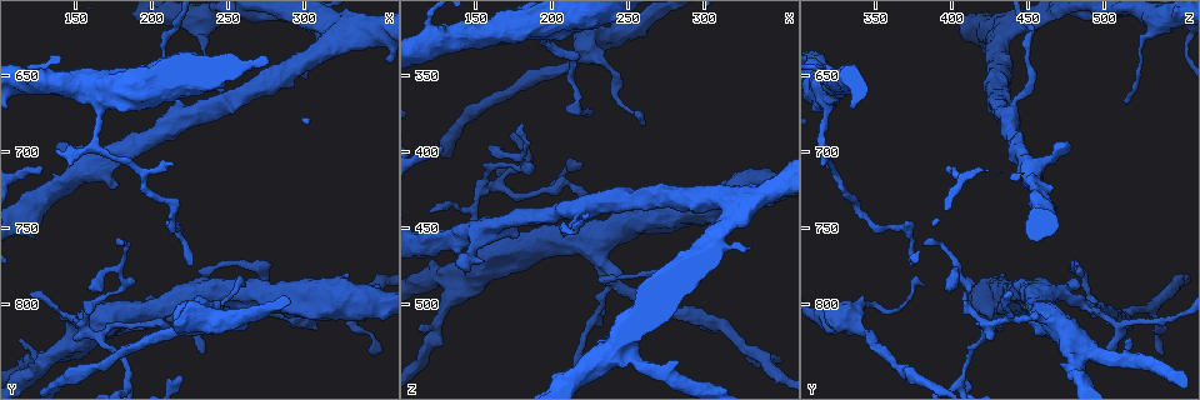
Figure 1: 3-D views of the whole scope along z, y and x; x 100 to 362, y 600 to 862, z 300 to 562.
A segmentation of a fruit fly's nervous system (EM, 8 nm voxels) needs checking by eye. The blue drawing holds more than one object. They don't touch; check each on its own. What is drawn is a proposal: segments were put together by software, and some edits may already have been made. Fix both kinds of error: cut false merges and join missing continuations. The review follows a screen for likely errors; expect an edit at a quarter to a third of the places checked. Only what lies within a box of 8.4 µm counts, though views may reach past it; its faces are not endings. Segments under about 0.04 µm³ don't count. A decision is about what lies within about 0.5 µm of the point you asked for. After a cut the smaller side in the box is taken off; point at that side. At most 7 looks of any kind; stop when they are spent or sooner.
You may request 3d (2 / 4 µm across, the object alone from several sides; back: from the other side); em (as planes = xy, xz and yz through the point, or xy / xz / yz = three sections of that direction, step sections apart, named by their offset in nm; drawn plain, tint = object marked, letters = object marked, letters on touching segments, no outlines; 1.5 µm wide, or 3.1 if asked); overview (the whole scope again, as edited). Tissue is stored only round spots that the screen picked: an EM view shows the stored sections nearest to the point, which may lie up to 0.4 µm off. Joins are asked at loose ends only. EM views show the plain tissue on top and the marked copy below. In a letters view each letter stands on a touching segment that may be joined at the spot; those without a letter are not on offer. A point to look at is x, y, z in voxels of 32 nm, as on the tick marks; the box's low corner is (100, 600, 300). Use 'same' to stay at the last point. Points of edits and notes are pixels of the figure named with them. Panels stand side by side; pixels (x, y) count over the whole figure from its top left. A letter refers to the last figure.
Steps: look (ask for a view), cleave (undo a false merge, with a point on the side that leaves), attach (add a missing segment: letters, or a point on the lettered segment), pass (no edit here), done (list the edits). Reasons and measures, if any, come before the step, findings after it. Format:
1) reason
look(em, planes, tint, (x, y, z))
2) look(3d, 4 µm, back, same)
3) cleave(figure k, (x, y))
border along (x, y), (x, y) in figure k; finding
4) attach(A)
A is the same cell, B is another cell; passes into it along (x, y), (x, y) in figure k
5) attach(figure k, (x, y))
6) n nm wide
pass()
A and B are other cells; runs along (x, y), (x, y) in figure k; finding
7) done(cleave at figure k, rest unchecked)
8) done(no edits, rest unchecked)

thin end
look(3d, 2 µm, (258, 788, 382))

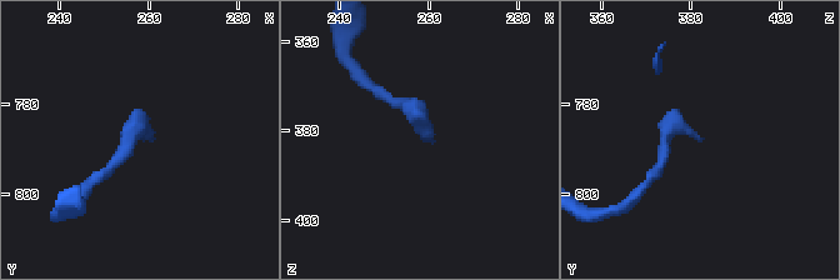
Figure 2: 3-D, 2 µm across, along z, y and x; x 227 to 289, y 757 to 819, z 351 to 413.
shape alone is not enough
look(em, planes, letters, (260, 787, 382))

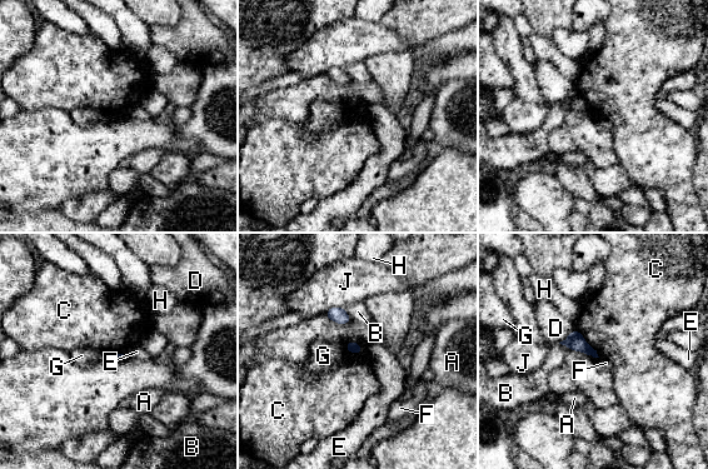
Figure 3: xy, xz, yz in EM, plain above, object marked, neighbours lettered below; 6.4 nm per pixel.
C touches over 240 nm
pass()
A, B, C, D, E, F, G, H and J are other cells; none of them fits

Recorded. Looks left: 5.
branch stops here
look(3d, 2 µm, (180, 760, 384))

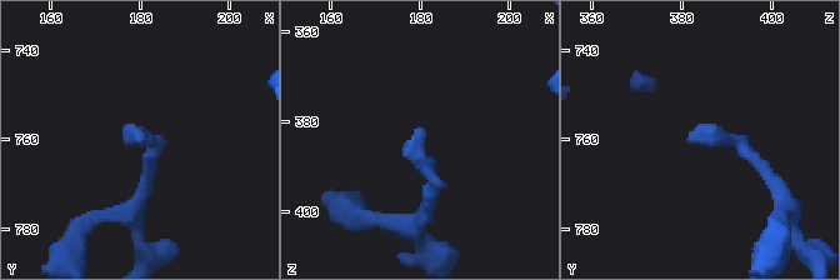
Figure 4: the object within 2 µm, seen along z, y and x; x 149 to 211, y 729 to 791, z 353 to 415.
shape alone is not enough
look(em, planes, letters, (181, 758, 382))

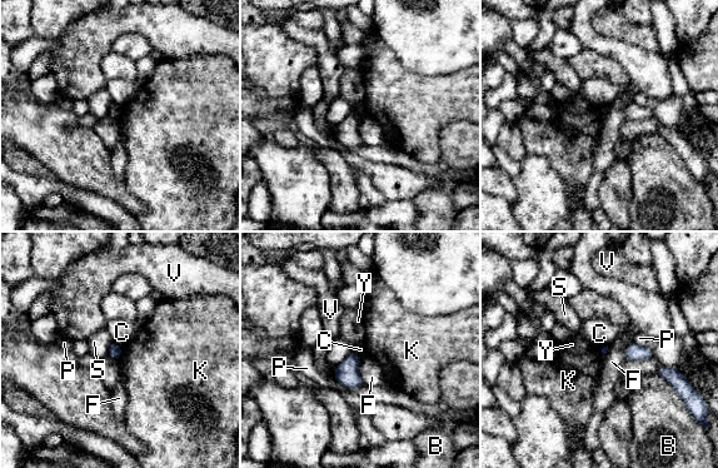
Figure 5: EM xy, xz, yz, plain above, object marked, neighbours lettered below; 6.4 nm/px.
P touches over 200 nm
pass()
B, C, F, K, P, S, V and Y are other cells; border along (353, 350), (359, 363) in figure 5; no lettered segment goes on from it

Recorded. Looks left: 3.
free end
look(em, xy, step 4, letters, (346, 832, 540))

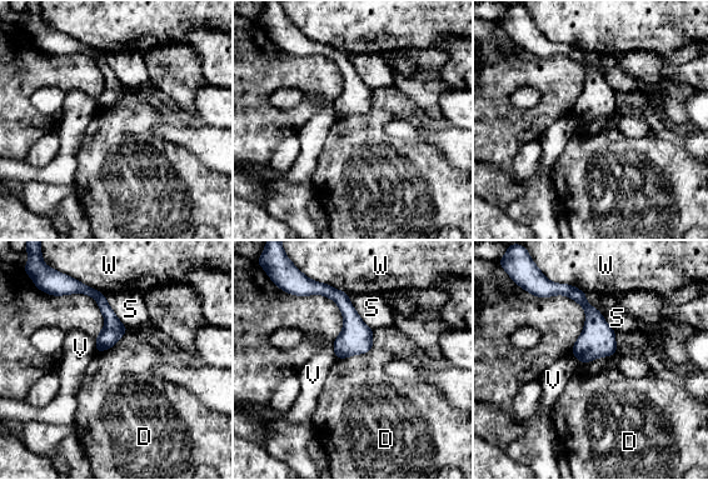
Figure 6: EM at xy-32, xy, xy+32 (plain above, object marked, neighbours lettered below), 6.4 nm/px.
pass()
D, S, V and W are other cells; border along (373, 345), (368, 351), (337, 359) in figure 6; no lettered segment goes on from it

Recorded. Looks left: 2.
done(no edits, rest unchecked)

